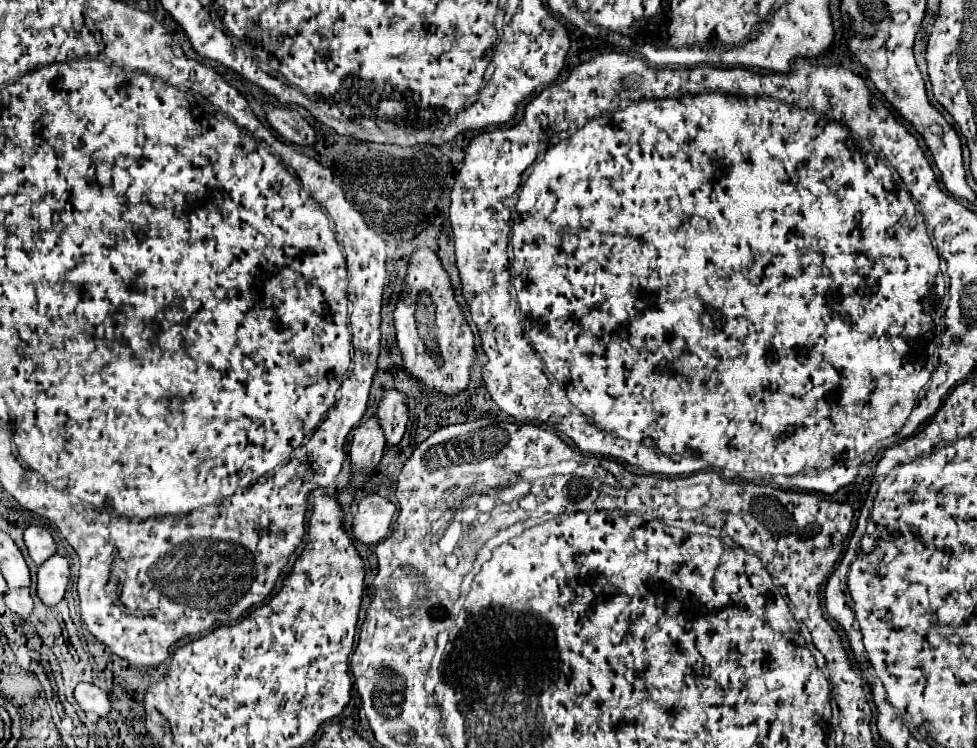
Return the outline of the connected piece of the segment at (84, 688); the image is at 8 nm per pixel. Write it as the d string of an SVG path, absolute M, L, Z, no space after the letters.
M78 683L74 689L74 699L82 711L92 711L98 717L106 717L110 711L108 695L94 683Z

